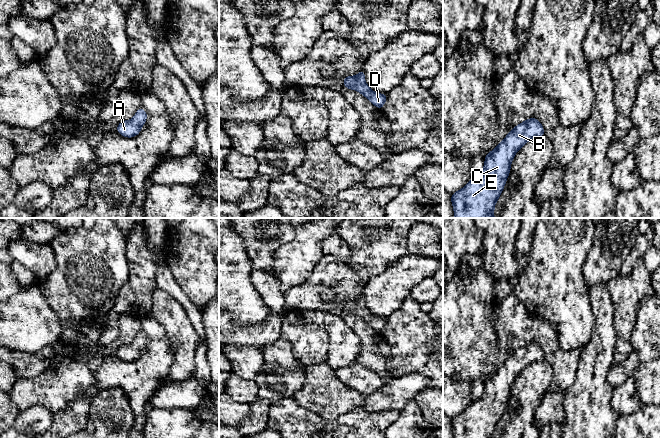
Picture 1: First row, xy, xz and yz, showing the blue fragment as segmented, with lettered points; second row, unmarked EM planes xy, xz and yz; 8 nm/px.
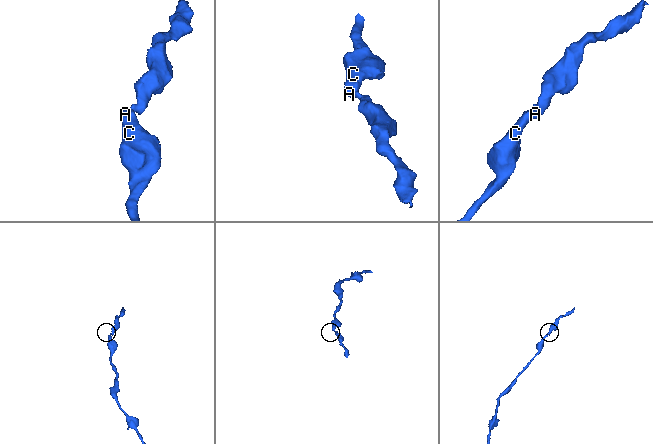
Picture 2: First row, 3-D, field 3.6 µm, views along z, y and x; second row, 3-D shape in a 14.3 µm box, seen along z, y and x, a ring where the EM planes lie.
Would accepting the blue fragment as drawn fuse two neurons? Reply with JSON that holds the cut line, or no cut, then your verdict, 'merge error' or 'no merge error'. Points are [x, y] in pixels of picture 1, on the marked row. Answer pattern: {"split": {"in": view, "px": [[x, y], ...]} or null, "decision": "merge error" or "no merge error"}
{"split": null, "decision": "no merge error"}

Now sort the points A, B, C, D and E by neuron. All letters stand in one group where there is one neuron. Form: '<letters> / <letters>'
A B C D E

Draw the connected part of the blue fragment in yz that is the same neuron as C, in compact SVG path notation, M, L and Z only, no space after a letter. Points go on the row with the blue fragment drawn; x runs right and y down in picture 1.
M529 118L509 131L485 156L481 173L451 195L454 218L495 218L495 203L503 192L515 154L532 138L543 135L544 128L537 118Z

